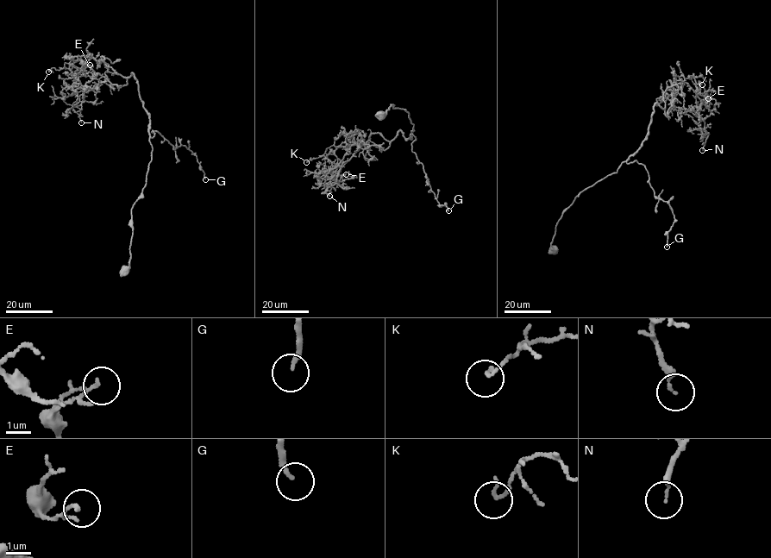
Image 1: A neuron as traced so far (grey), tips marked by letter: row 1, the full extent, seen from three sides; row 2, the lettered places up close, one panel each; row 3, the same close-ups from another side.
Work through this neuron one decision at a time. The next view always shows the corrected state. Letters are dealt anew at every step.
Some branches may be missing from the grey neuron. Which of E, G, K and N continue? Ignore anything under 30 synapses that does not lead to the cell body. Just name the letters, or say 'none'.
none

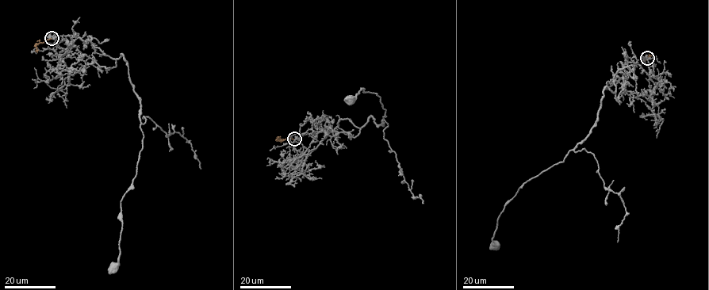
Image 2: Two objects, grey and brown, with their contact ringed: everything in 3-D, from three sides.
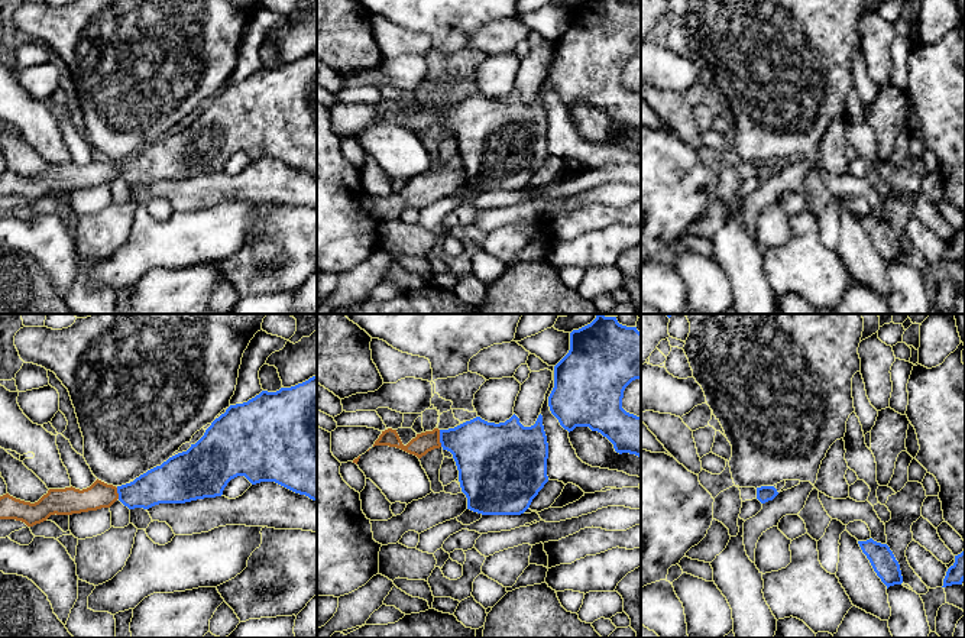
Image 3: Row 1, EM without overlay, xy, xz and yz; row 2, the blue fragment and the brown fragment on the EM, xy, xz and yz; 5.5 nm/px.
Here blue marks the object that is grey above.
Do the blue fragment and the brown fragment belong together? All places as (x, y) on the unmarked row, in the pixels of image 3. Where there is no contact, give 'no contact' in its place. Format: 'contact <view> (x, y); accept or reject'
contact xz (440, 115); accept

